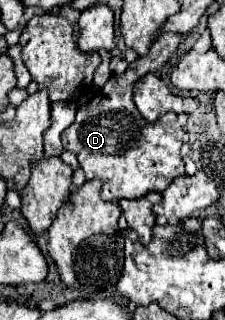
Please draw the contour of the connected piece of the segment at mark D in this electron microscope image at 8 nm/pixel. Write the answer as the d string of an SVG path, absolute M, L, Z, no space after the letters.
M165 33L161 35L151 51L145 57L139 57L129 69L121 75L111 75L103 89L85 105L77 109L77 117L61 135L63 147L77 155L85 177L99 179L103 183L101 199L119 201L119 199L139 199L151 191L165 191L173 179L185 175L183 159L179 155L183 127L177 121L177 113L169 111L159 117L155 123L143 119L139 109L133 103L133 83L137 77L159 71L169 57L177 51L185 35Z

